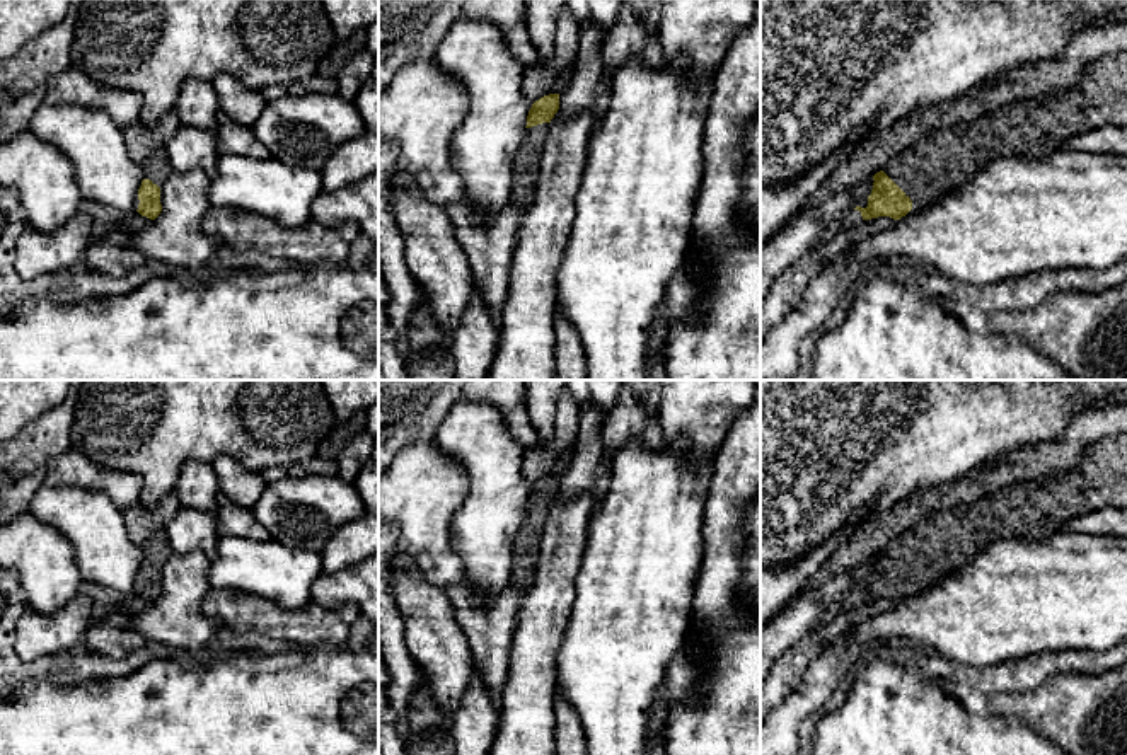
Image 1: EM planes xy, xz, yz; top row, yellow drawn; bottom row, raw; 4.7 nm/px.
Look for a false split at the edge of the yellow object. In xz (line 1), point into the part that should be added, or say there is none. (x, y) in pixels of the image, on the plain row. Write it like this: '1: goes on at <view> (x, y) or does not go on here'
1: goes on at xz (527, 539)

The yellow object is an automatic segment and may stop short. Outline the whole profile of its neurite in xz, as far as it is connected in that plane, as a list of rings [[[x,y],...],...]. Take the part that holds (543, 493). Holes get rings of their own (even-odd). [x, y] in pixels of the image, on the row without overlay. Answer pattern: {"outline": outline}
{"outline": [[[559,475],[535,482],[527,498],[525,516],[515,535],[511,585],[525,593],[535,578],[539,545],[549,518],[549,504],[559,491]]]}

